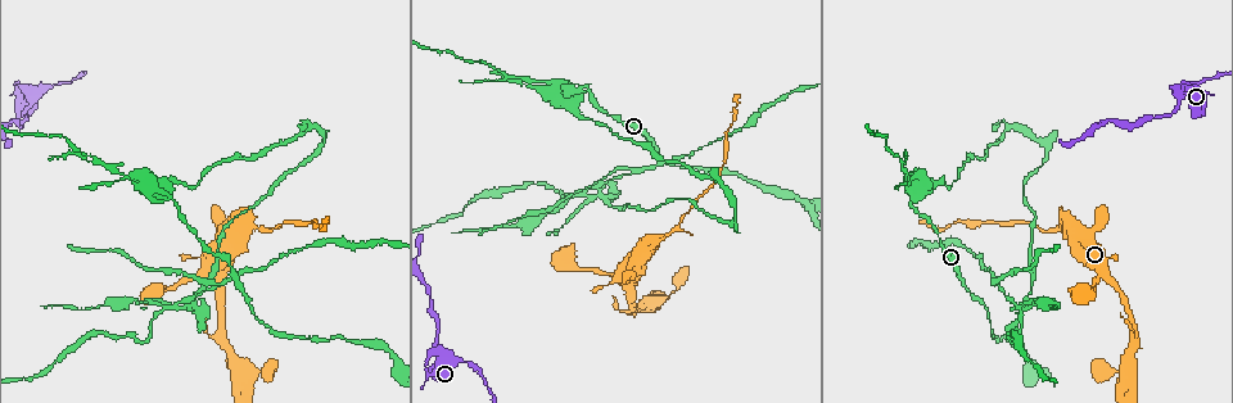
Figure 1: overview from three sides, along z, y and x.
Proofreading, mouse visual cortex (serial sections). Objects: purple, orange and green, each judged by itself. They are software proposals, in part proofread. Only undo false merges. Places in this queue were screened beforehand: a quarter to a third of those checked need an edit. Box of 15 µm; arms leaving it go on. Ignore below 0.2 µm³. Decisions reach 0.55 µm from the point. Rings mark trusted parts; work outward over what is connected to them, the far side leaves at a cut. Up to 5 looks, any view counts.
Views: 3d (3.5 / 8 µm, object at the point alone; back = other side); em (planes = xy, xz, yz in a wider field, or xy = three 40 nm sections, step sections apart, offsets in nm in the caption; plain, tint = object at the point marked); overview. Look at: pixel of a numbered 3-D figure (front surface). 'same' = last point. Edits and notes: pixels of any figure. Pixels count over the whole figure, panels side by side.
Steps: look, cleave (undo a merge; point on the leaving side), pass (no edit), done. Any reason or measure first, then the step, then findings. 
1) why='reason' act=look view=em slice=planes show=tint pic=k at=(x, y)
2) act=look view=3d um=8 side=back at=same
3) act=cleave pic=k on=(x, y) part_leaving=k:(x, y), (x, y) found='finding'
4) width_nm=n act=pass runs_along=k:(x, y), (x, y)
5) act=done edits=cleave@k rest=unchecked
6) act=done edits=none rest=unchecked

why='narrows sharply' act=look view=3d um=8 pic=1 at=(202, 240)

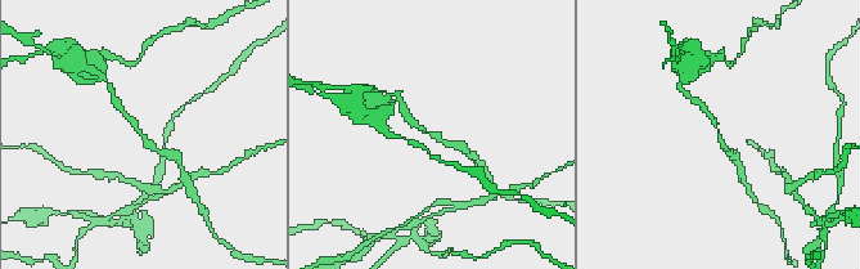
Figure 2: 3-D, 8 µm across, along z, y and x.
arm_widths_nm=150,200 why='shape alone is not enough' act=look view=em slice=planes show=tint pic=2 at=(718, 135)

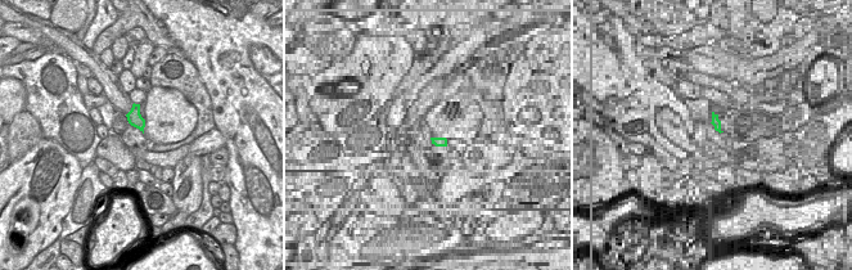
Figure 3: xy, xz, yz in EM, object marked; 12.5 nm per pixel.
act=pass runs_along=2:(167, 153), (149, 147), (118, 107) found='all the same cell'

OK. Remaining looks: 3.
why='sharp bend' act=look view=3d um=3.5 pic=1 at=(585, 87)

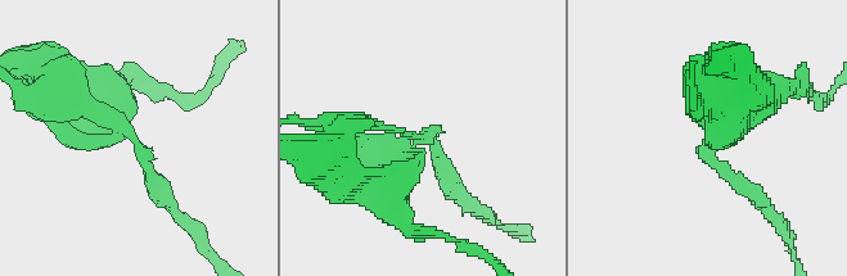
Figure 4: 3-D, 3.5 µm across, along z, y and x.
act=look view=em slice=xy step=2 show=tint pic=4 at=(429, 139)

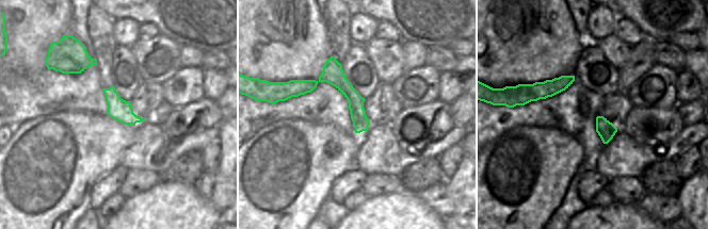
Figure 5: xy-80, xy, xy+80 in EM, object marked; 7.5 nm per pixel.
width_nm=120 act=cleave pic=4 on=(95, 75) part_leaving=4:(716, 134), (762, 87), (798, 84) found='a second cell is stuck on'

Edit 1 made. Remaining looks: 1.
act=done edits=cleave@4 rest=unchecked

